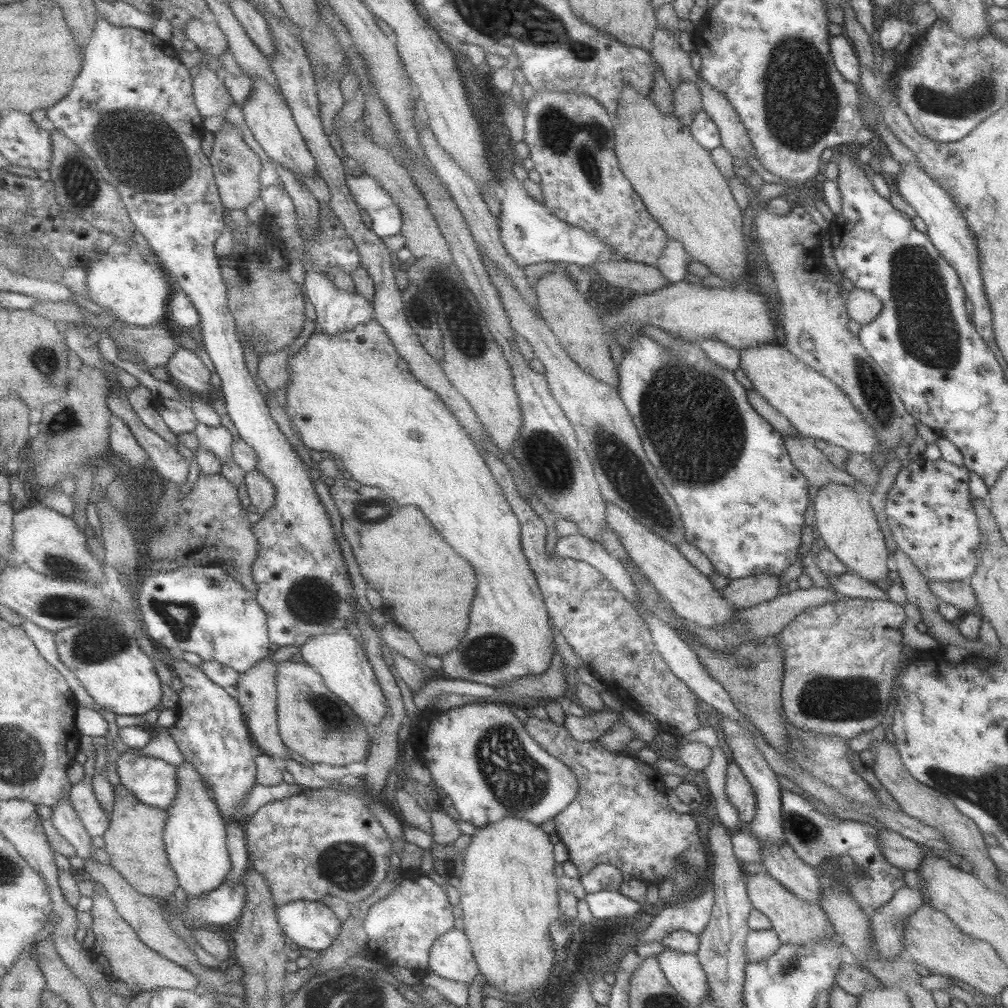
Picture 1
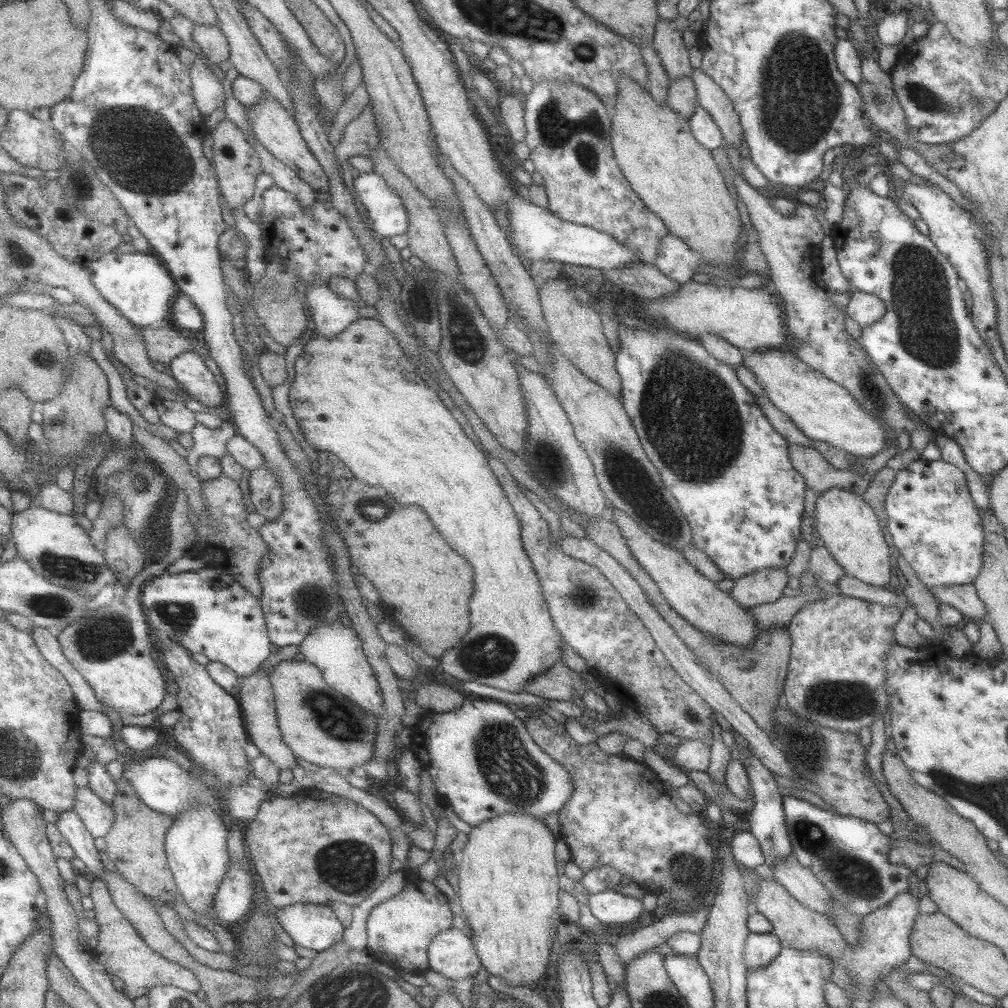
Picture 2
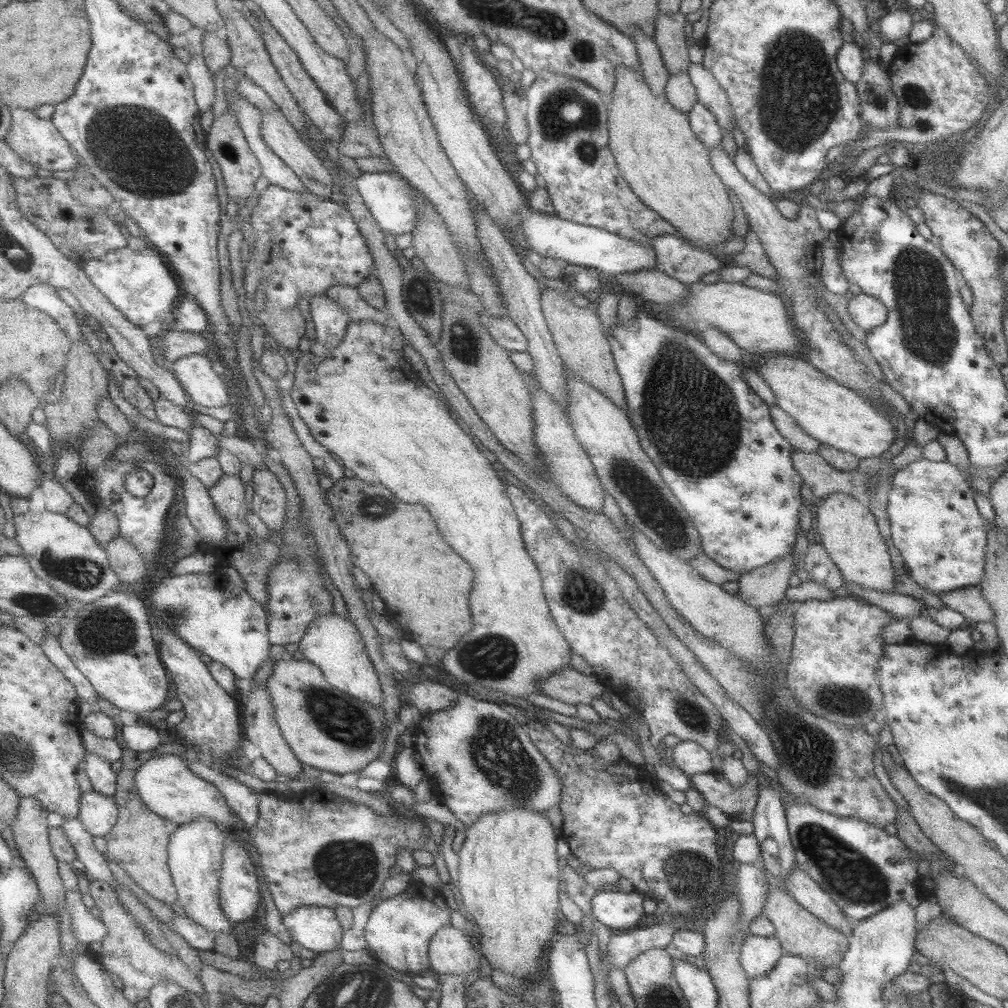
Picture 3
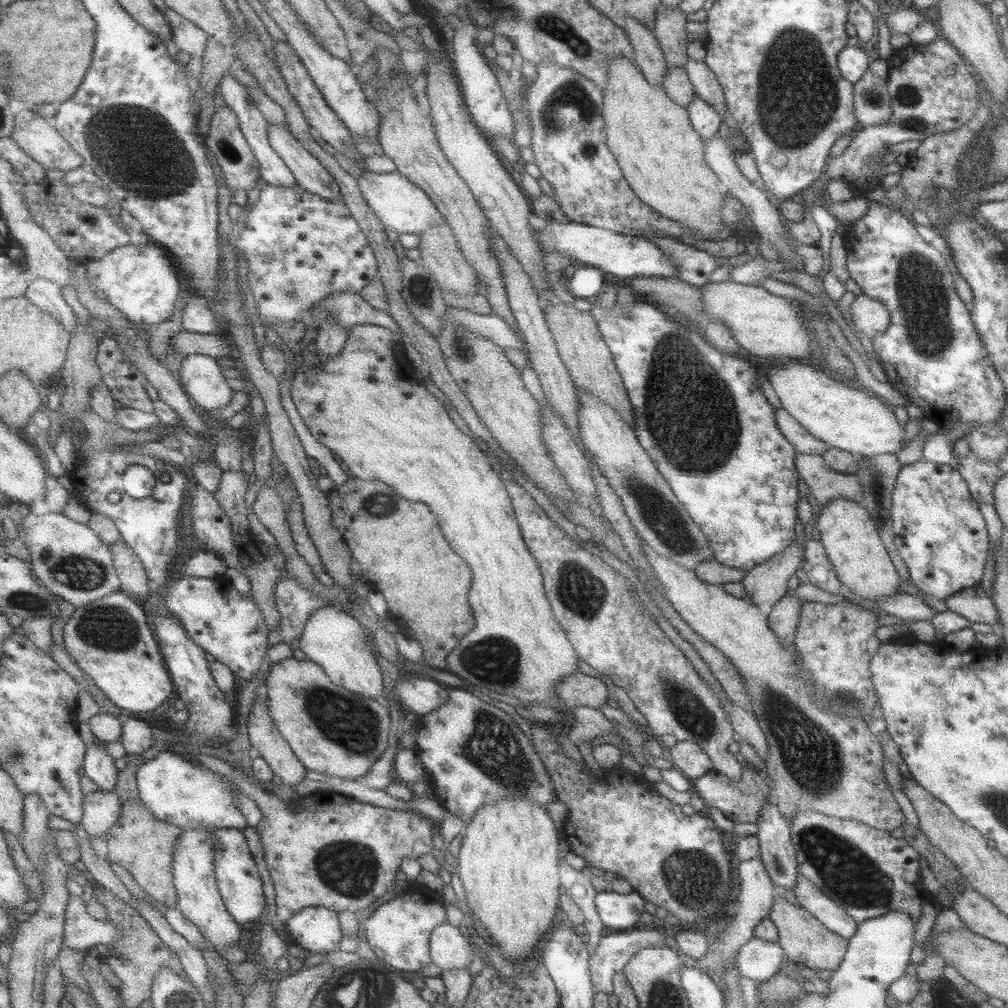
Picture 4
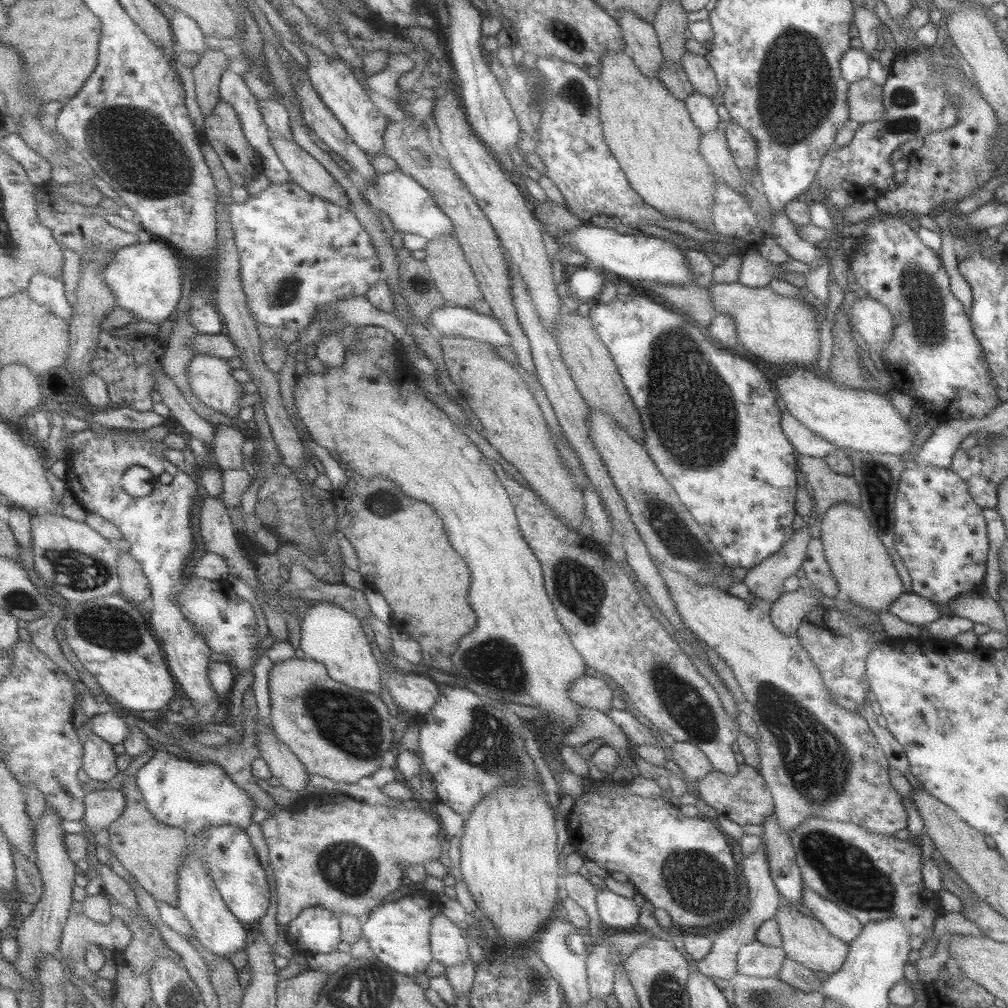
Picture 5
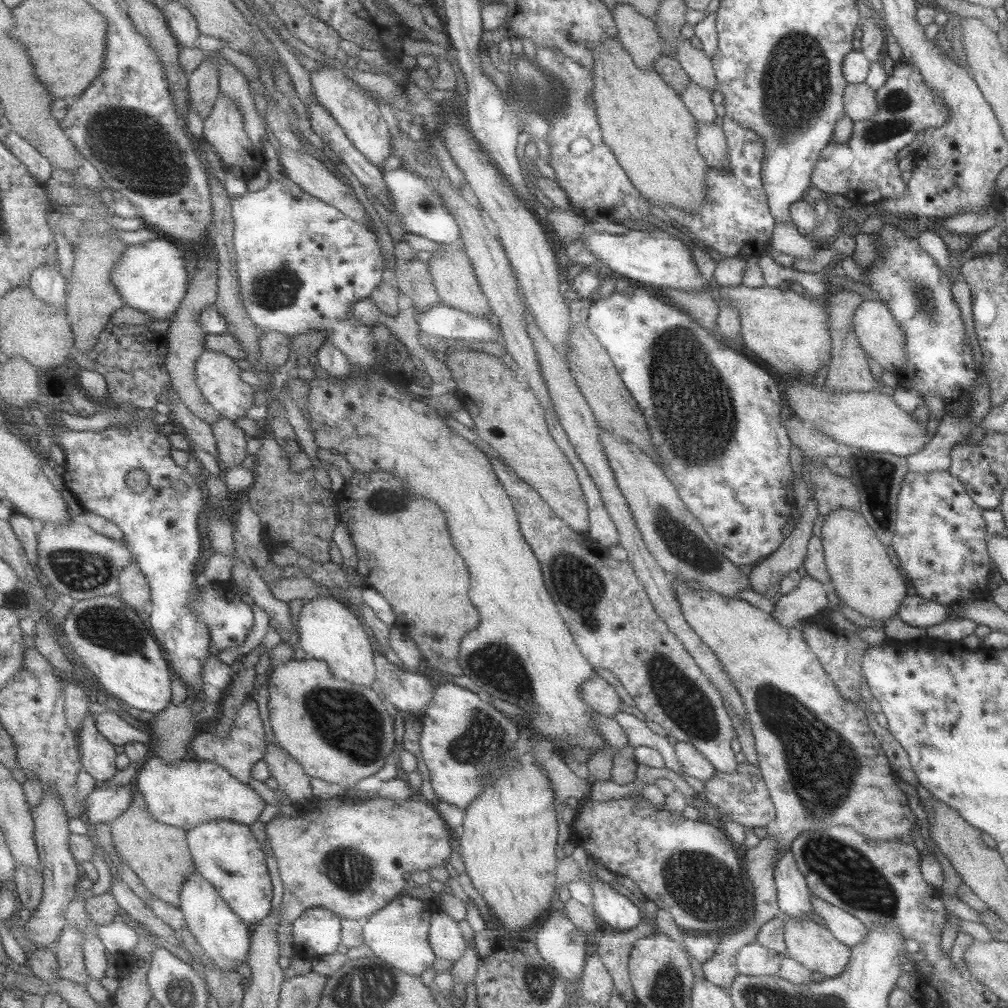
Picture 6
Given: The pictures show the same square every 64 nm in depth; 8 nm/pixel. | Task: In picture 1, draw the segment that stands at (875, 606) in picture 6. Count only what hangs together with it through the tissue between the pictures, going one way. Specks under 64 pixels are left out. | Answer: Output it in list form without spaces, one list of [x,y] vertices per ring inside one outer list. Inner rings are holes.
[[[826,483],[812,491],[814,530],[816,538],[824,542],[826,549],[833,552],[847,570],[869,582],[890,580],[887,574],[887,556],[883,534],[877,525],[877,518],[869,506],[853,488],[840,483]]]

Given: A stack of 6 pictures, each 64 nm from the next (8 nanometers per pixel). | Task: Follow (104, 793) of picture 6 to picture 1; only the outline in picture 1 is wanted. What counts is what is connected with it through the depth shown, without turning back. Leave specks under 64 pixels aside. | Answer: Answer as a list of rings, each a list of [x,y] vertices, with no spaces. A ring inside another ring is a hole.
[[[86,734],[83,735],[83,751],[86,756],[86,761],[82,765],[83,778],[75,783],[75,788],[71,788],[69,798],[89,834],[104,837],[111,827],[112,818],[101,808],[101,803],[95,794],[93,775],[97,774],[98,770],[93,766],[97,754],[92,745],[92,737]]]

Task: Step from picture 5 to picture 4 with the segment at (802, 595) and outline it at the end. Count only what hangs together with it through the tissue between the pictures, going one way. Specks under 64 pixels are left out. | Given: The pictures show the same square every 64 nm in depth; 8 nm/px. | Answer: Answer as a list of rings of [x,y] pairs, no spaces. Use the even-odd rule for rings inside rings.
[[[783,595],[779,601],[771,606],[767,614],[767,627],[775,633],[775,637],[789,645],[793,642],[797,620],[799,620],[799,608],[803,601],[795,596]]]

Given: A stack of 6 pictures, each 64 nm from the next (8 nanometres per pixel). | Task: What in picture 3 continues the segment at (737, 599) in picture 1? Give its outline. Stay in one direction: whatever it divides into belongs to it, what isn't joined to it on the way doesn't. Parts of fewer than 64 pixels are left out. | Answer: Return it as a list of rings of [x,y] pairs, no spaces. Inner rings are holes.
[[[791,552],[763,566],[741,573],[737,580],[737,594],[743,603],[754,607],[771,606],[785,599],[789,576],[793,574]]]

